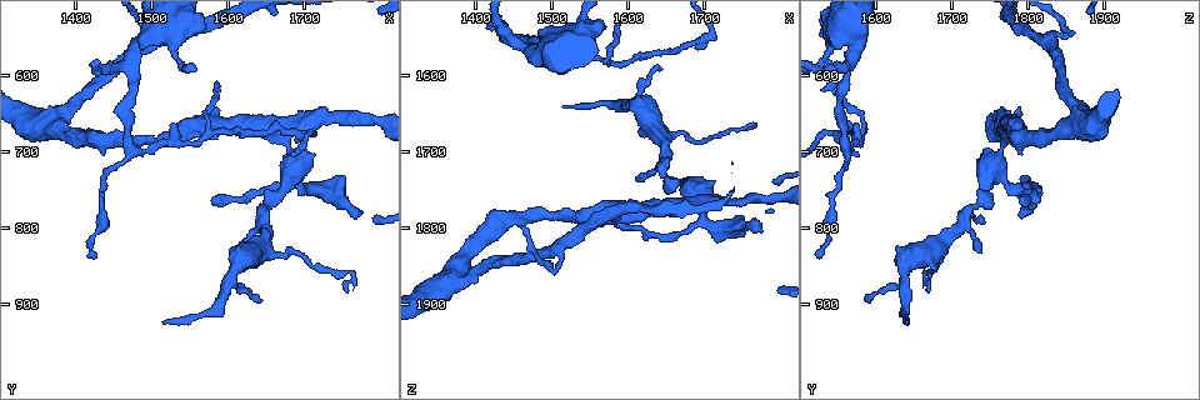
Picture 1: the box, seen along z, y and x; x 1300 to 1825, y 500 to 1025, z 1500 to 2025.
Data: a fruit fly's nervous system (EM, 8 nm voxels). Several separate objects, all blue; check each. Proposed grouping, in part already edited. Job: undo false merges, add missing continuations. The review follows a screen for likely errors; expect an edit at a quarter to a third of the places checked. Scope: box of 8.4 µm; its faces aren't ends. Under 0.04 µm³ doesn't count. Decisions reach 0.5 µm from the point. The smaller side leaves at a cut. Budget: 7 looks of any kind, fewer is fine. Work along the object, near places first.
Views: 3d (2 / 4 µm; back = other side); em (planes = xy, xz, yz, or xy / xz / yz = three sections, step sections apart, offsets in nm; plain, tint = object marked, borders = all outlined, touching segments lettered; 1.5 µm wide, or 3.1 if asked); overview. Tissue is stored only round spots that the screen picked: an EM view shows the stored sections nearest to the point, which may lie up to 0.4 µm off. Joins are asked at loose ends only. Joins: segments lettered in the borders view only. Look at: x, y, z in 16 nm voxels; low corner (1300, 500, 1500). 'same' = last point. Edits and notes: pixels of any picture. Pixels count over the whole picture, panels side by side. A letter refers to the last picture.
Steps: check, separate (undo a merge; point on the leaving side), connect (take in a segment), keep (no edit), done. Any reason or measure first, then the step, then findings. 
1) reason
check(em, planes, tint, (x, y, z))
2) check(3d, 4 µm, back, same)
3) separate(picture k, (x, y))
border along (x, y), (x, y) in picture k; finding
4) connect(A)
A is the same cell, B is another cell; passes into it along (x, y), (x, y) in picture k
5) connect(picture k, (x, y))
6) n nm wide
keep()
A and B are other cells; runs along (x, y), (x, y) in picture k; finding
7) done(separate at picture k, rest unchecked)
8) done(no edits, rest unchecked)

sudden change in width
check(3d, 4 µm, (1605, 855, 1640))

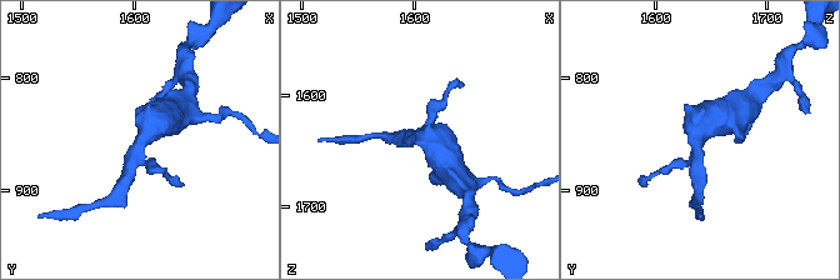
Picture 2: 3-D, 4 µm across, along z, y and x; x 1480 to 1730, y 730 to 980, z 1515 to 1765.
shape alone is not enough
check(em, planes, borders, (1608, 858, 1636))

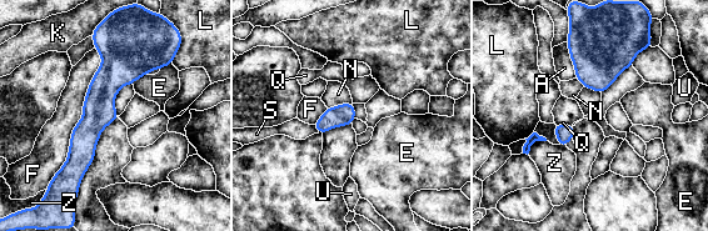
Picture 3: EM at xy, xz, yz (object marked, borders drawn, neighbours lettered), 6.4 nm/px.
keep()
A, E, F, K, L, N, Q, S, U and Z are other cells; one neuron here

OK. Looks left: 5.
branch stops here
check(3d, 2 µm, (1770, 875, 1660))

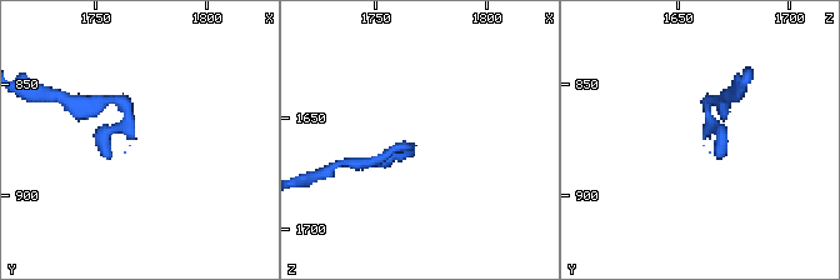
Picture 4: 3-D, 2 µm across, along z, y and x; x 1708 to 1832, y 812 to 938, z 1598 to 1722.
check(em, planes, tint, (1766, 873, 1660))

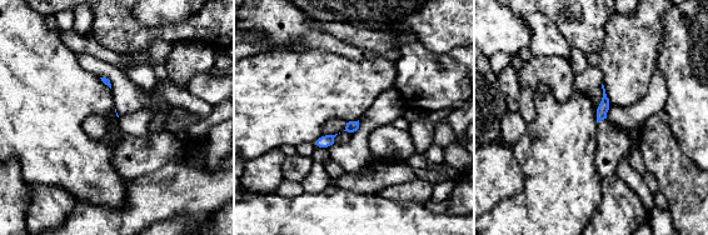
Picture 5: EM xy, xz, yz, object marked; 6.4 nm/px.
see the neighbours
check(em, planes, borders, same)

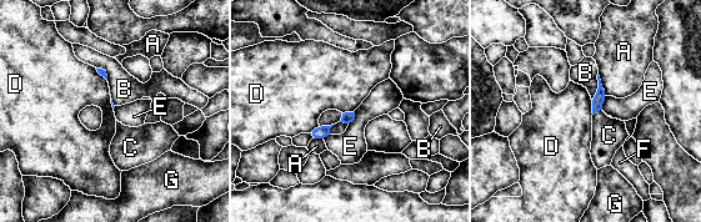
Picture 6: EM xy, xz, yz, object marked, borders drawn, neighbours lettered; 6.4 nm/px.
connect(C)
C is the same cell, A, B, D, E, F and G are other cells; passes into it along (597, 100), (597, 110), (609, 135) in picture 6; the neuron continues

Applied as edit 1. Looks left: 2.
an open end
check(em, planes, borders, (1775, 780, 1790))

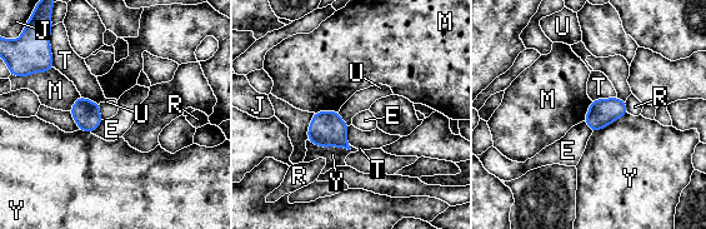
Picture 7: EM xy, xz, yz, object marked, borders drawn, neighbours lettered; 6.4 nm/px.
160 nm wide
keep()
E, J, M, R, T, U and Y are other cells; border along (338, 111), (340, 118), (349, 125) in picture 7; no lettered segment goes on from it

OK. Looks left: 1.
done(connect at picture 6, rest unchecked)

